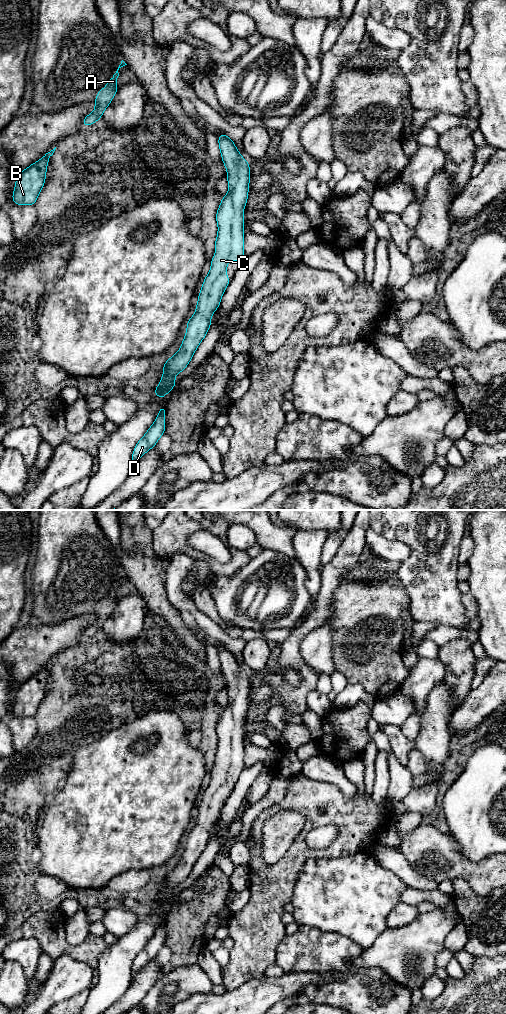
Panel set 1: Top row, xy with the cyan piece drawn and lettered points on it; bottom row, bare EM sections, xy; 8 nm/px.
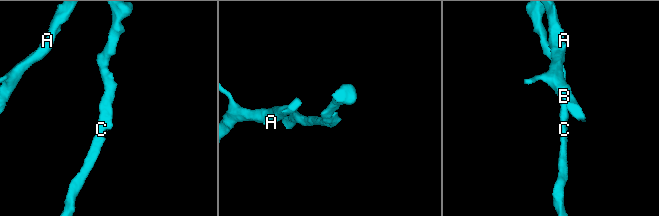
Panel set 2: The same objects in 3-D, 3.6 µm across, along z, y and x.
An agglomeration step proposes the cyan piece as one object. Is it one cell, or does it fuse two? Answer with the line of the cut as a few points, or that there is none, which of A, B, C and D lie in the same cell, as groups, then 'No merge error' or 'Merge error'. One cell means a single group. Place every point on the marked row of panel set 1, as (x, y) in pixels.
No split. Groups: A B C D. No merge error

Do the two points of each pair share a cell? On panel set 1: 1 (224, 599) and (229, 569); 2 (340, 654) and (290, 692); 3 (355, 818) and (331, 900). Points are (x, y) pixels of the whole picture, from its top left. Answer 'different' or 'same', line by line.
1: different
2: different
3: different

